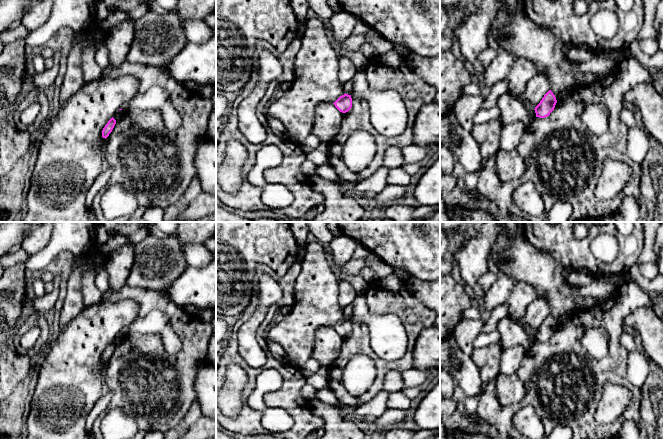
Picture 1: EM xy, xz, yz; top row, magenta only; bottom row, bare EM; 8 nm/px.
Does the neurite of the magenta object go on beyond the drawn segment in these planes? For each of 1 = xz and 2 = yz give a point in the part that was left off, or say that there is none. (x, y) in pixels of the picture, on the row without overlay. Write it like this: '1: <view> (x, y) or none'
1: none
2: none

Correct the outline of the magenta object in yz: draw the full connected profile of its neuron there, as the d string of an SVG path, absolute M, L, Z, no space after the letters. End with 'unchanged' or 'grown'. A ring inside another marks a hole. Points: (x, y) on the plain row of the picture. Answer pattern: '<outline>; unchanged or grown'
M549 314L540 327L535 331L536 341L545 342L554 334L557 327L556 321L551 314Z; unchanged

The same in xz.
M345 317L344 319L340 320L333 328L340 336L346 337L352 331L351 319Z; unchanged

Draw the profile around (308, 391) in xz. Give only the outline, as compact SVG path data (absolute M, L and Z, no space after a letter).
M308 383L301 389L302 396L310 401L315 398L316 393L317 390Z

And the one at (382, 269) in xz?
M369 256L366 259L366 268L371 268L377 273L378 278L384 278L390 274L395 273L395 269L386 264L382 259Z

